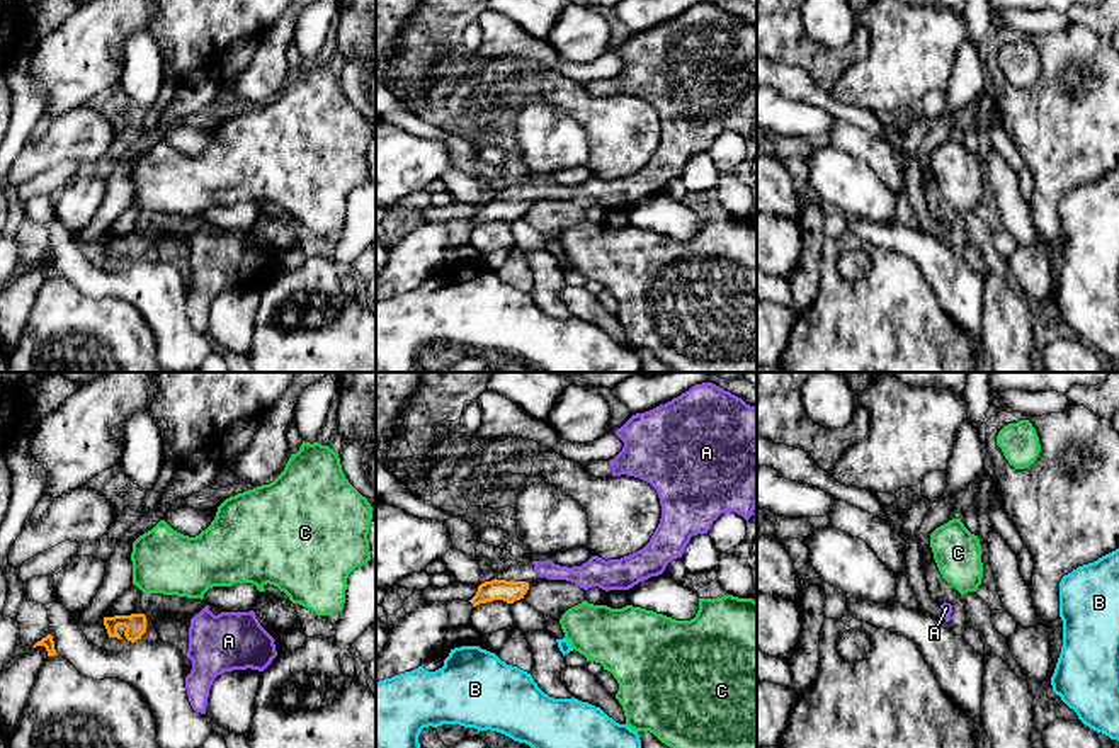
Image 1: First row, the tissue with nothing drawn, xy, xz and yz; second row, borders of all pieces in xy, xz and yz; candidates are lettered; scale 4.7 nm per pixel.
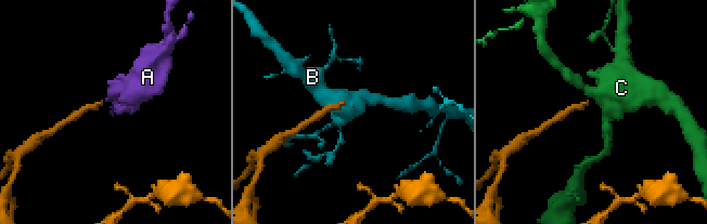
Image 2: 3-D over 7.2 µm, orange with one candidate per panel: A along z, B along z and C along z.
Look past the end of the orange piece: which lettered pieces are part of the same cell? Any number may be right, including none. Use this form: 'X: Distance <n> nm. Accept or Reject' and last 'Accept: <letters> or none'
A: Distance 70 nm. Accept
B: Distance 190 nm. Reject
C: Distance 100 nm. Reject
Accept: A

